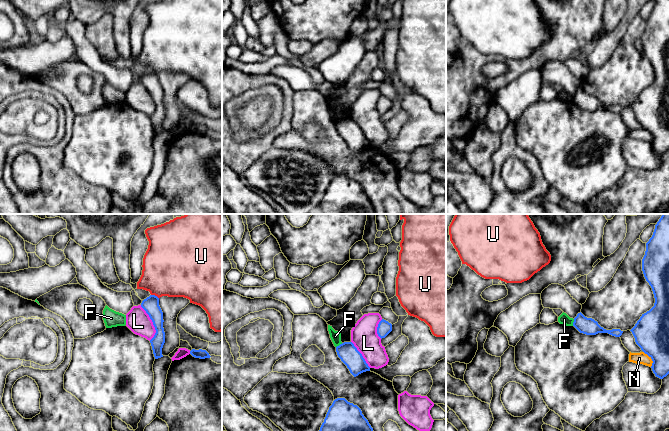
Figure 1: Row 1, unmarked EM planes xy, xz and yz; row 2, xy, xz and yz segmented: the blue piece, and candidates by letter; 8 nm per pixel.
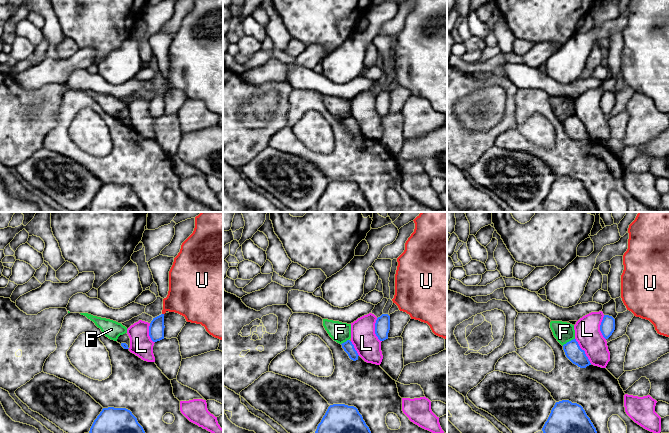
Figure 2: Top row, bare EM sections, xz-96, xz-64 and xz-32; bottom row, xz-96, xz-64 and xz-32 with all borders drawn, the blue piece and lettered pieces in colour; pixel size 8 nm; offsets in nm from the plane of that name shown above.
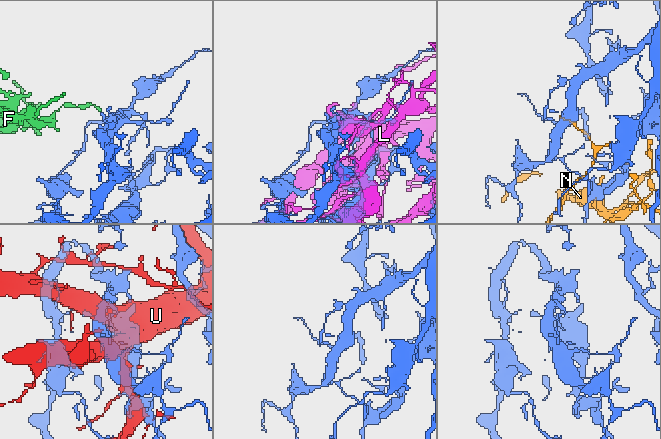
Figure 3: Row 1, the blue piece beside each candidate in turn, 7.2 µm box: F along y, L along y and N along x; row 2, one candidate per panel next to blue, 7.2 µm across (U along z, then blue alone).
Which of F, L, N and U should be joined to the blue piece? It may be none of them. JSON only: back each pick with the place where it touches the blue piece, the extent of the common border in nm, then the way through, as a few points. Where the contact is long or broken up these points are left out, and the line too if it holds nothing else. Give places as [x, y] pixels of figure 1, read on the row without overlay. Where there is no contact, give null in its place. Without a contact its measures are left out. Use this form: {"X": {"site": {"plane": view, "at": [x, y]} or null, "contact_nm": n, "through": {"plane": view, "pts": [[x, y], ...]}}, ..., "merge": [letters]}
{"merge": []}

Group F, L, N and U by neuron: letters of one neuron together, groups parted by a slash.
F / L / N / U

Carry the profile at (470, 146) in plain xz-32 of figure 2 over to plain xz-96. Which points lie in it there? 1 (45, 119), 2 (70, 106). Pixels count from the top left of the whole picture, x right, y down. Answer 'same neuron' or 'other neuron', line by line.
1: same neuron
2: other neuron

